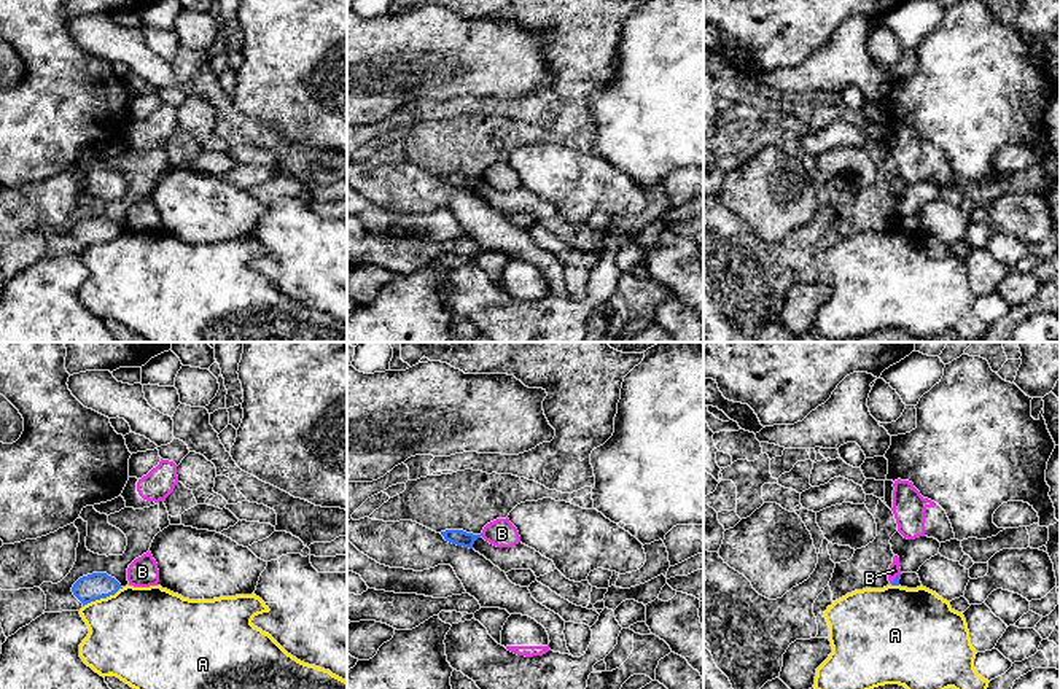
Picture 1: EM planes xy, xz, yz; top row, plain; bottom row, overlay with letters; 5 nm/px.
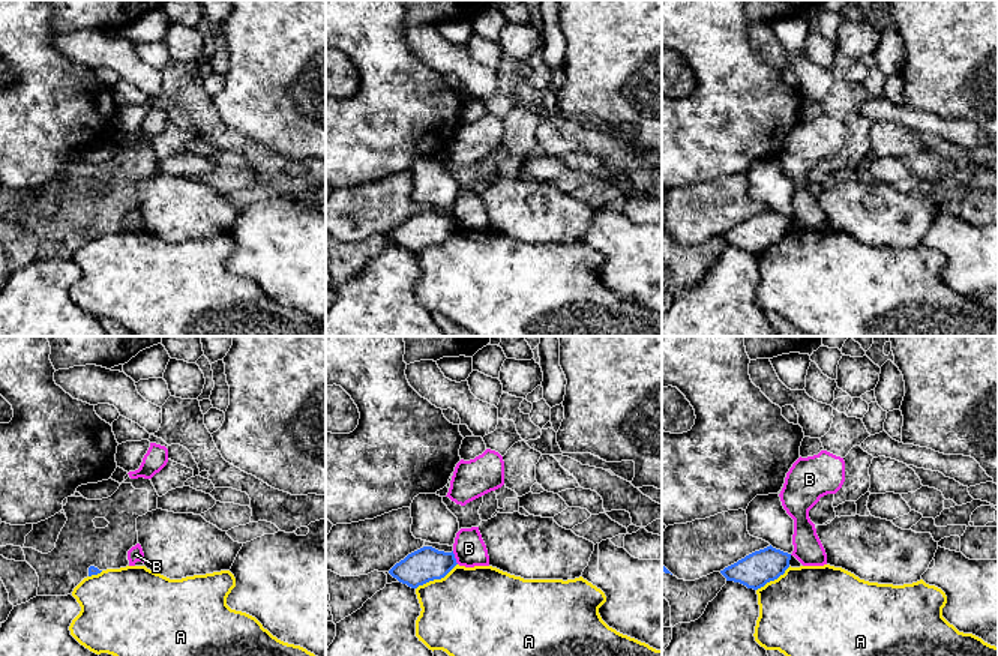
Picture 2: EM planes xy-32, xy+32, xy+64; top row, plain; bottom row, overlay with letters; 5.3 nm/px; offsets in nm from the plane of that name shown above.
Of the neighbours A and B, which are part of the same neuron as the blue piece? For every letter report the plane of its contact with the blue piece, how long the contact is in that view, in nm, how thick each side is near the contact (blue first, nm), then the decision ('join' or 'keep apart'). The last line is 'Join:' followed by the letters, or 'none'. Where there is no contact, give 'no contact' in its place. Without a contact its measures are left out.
A: contact in xy; length 220 nm; calibres 140 and 460 nm; keep apart
B: contact in yz; length 80 nm; calibres 30 and 60 nm; keep apart
Join: none

